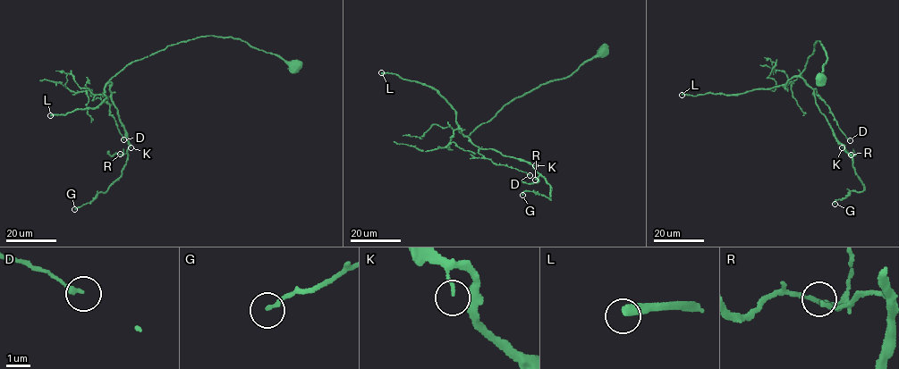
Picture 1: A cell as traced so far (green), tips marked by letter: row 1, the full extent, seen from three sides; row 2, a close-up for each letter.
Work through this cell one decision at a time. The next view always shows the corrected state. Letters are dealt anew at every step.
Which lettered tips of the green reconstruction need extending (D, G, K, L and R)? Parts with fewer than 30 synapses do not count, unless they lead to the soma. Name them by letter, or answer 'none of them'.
L

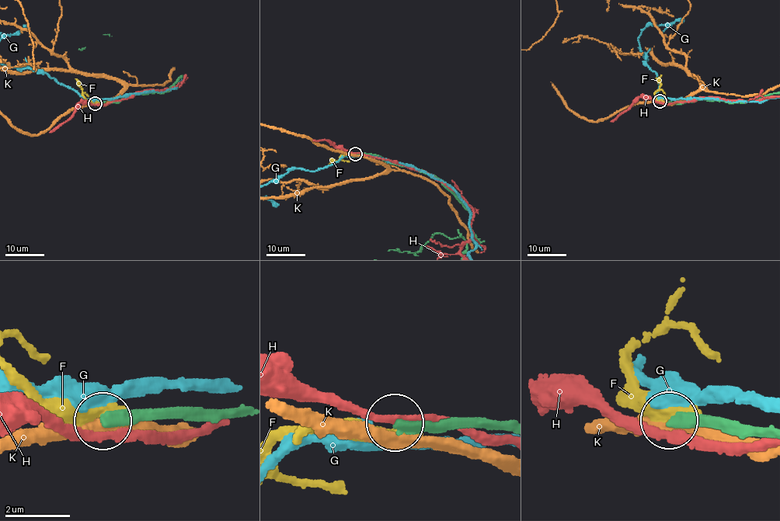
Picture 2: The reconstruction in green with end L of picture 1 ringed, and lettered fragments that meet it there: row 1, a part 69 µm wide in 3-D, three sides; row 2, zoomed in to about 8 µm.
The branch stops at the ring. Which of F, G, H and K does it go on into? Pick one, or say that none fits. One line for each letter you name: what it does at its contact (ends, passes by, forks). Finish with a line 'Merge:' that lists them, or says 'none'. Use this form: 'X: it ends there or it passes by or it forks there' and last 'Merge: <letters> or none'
Merge: none

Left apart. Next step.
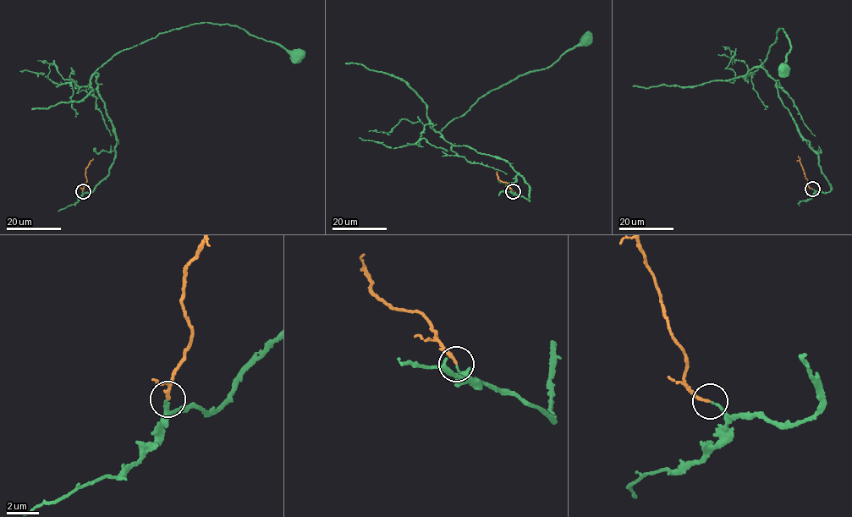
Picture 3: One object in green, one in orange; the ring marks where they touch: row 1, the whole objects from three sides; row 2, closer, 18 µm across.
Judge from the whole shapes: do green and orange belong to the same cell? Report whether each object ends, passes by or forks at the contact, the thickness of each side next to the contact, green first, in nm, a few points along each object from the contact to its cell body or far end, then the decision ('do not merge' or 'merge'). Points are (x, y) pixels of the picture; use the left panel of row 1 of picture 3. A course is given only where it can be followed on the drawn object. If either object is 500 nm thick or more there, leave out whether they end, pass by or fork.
green ends | orange ends | 130/180 nm | green via (83, 191), (91, 193), (114, 161), (118, 140), (96, 71), (120, 52), (205, 22), (237, 25), (298, 56) | orange via (83, 191), (87, 179), (85, 170), (93, 158) | merge

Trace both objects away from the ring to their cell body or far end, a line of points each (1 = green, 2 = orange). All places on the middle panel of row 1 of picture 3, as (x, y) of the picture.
1: (513, 191), (530, 200), (528, 184), (509, 164), (452, 145), (436, 132), (491, 90), (551, 66), (587, 38)
2: (513, 191), (507, 183), (499, 180), (497, 171)

